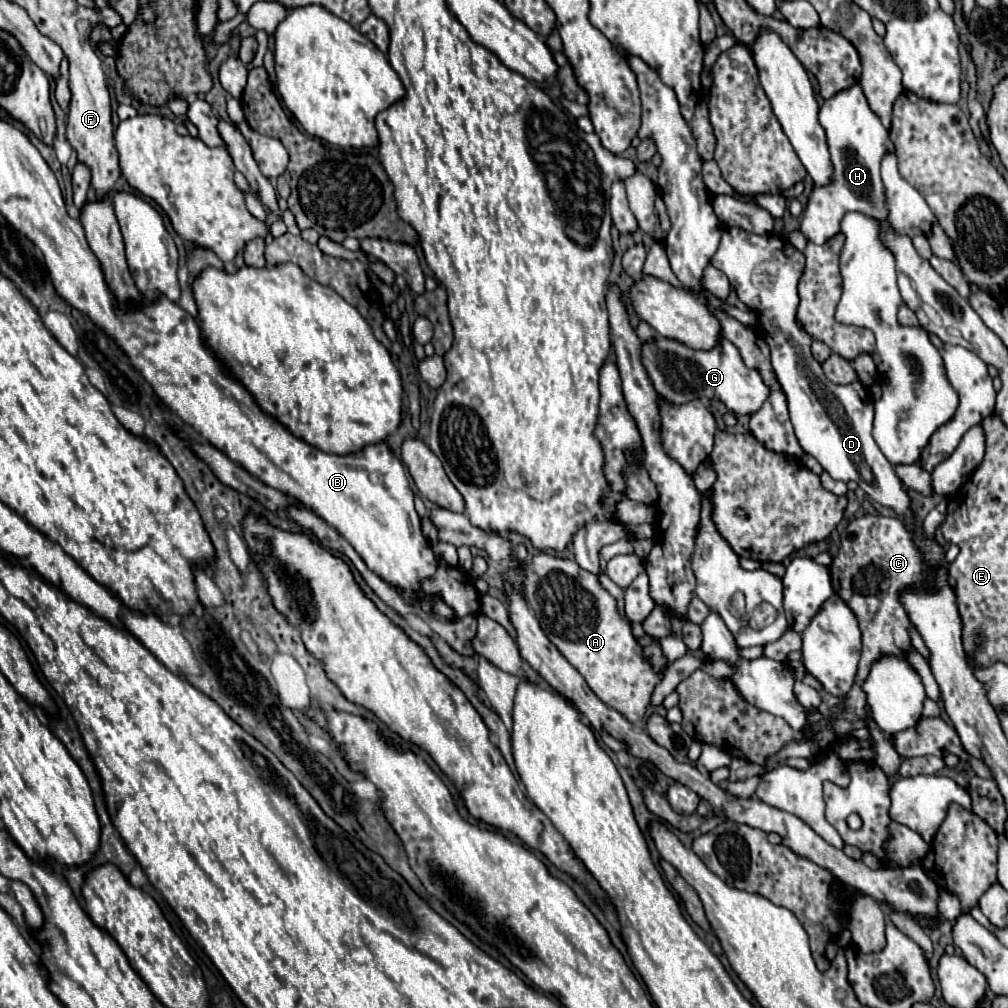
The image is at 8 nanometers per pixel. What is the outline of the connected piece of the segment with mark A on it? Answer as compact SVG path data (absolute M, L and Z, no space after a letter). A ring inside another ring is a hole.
M537 554L523 566L525 576L525 600L535 612L545 636L557 646L557 650L577 668L577 672L585 678L589 688L597 694L597 698L621 712L629 722L639 722L649 708L649 698L655 684L661 680L661 674L655 674L651 666L641 658L641 646L635 640L629 622L619 614L617 600L599 584L597 576L581 570L577 562L563 560L549 554Z

